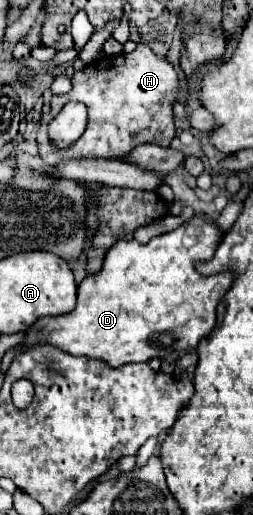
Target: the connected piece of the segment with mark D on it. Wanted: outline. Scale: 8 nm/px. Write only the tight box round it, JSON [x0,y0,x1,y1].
[27,215,235,367]

